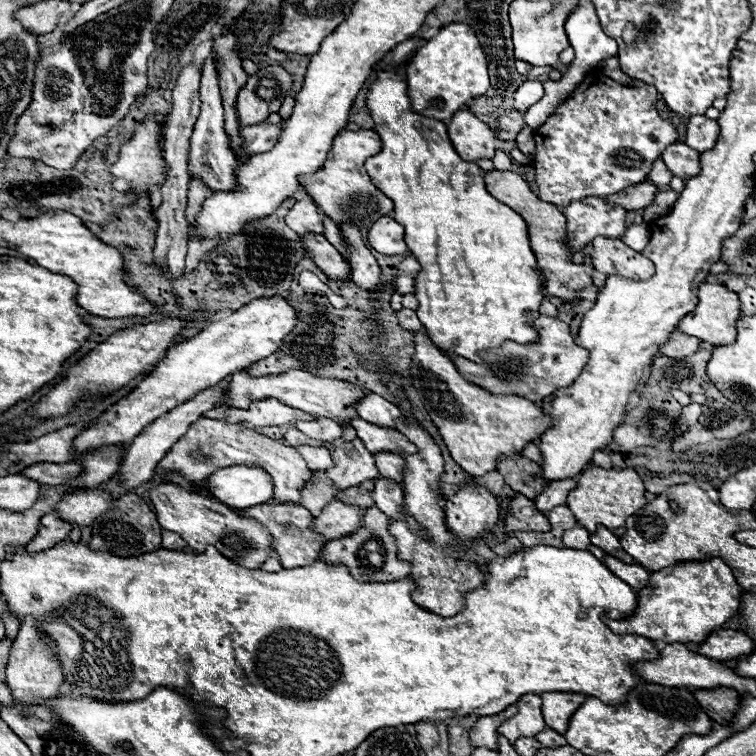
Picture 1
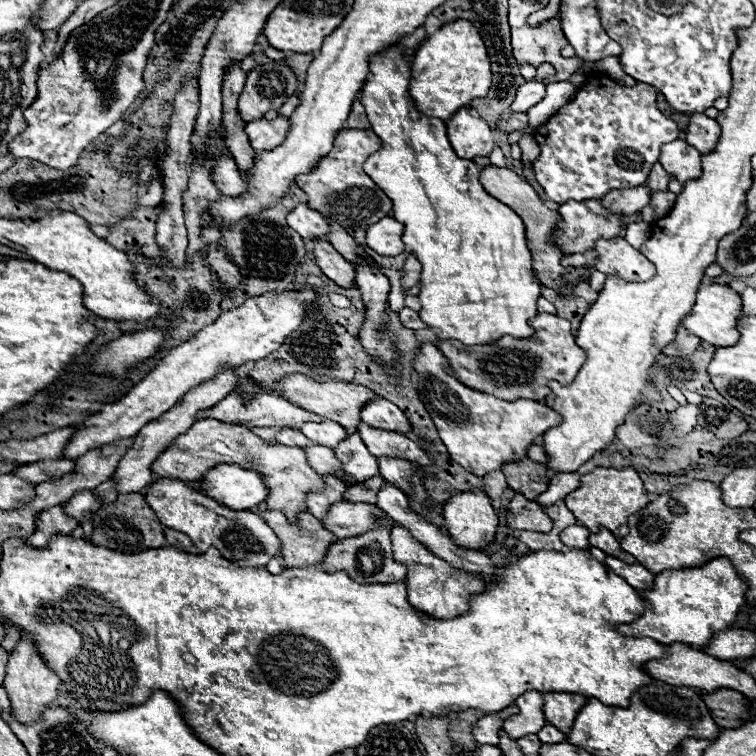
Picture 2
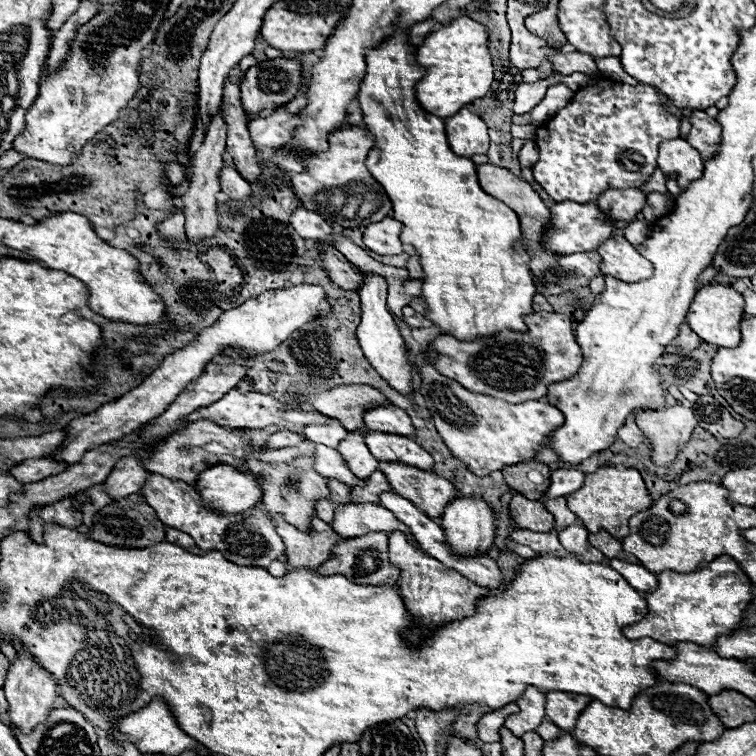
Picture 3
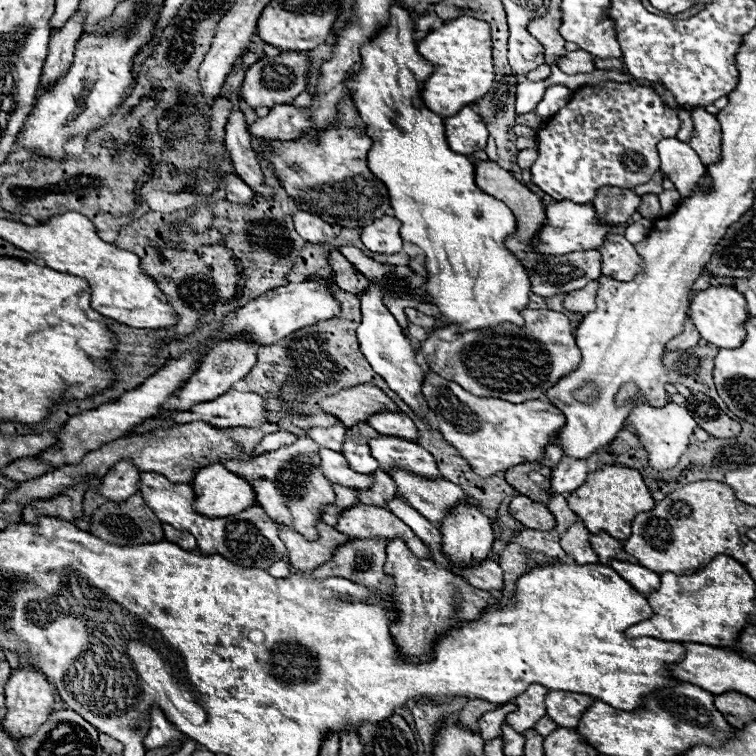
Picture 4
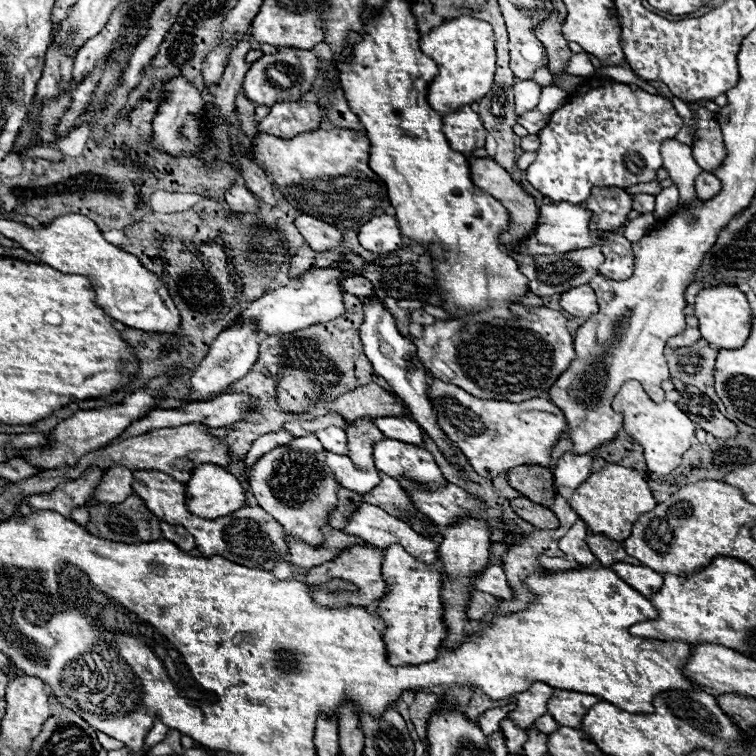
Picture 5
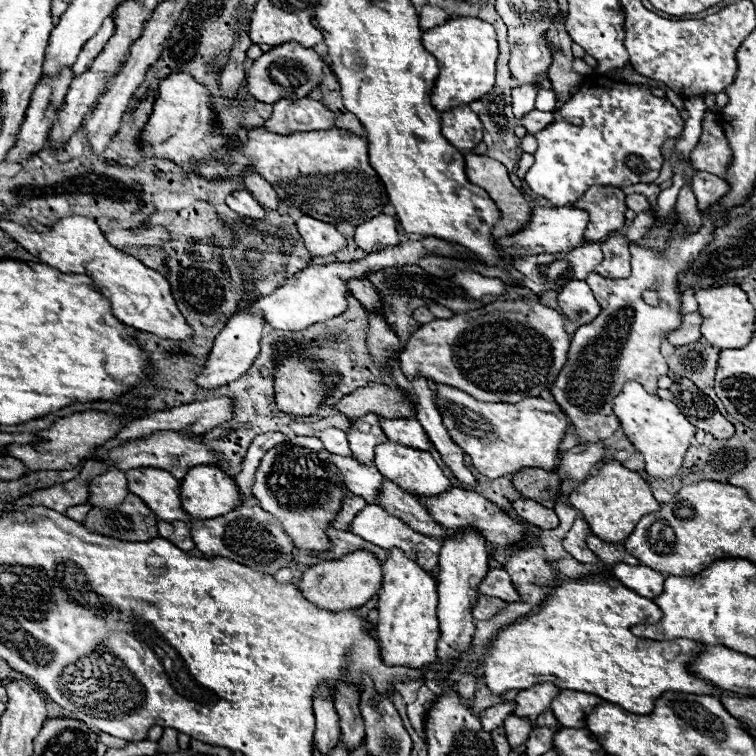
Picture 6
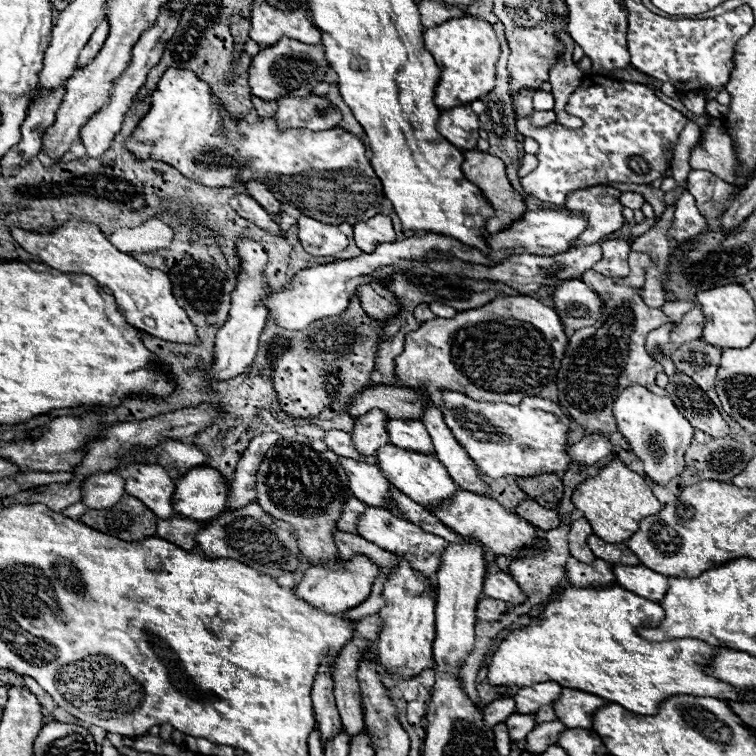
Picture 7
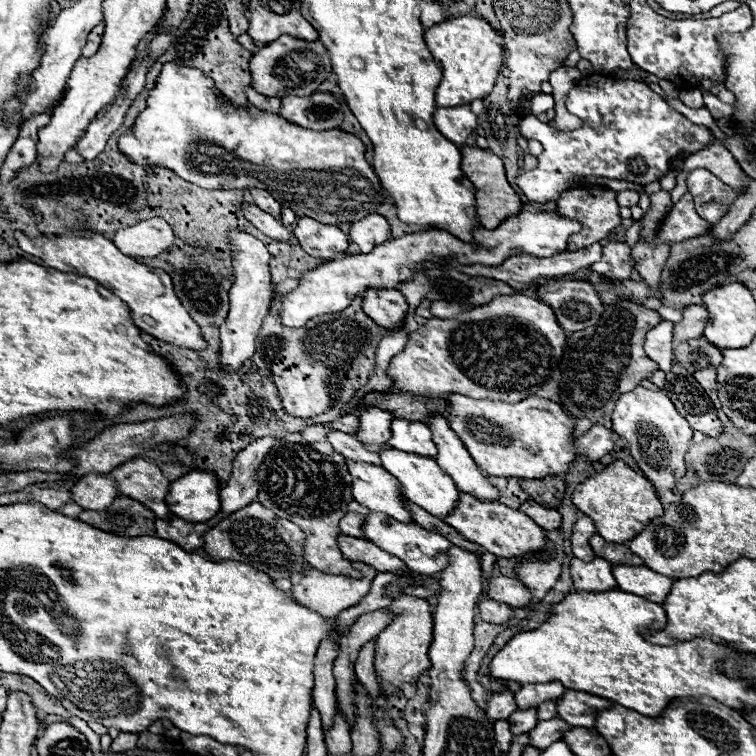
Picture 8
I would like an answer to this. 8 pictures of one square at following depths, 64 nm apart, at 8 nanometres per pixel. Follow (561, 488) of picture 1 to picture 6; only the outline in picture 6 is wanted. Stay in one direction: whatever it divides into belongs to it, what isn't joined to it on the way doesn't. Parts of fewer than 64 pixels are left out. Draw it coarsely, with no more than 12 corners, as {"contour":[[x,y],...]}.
{"contour":[[578,444],[562,454],[560,480],[586,480],[604,444]]}

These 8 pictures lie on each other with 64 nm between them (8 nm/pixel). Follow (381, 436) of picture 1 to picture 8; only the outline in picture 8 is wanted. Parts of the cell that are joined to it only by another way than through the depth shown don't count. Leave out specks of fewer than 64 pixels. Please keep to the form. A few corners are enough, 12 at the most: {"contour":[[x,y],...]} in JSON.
{"contour":[[380,450],[404,496],[444,518],[460,492],[434,458]]}

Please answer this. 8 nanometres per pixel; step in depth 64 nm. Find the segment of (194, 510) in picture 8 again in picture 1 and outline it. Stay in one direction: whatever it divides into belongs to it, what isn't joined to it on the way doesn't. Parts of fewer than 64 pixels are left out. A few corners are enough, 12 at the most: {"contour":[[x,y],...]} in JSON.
{"contour":[[228,466],[206,490],[240,510],[268,502],[274,484],[262,468]]}

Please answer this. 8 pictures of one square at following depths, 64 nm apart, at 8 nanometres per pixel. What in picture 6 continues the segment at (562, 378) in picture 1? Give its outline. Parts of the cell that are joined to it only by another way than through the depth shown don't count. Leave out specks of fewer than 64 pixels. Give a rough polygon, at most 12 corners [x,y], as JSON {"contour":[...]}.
{"contour":[[492,302],[416,330],[402,372],[482,402],[550,388],[554,308]]}

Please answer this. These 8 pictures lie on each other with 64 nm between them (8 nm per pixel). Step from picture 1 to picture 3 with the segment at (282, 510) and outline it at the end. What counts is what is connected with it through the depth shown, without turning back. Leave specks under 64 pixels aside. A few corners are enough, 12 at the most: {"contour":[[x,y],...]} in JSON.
{"contour":[[316,516],[310,532],[272,522],[290,568],[318,568],[342,536]]}

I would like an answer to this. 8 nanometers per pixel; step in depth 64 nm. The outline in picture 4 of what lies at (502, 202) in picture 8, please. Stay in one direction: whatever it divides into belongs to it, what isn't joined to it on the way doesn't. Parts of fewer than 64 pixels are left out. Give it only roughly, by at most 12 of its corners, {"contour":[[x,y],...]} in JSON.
{"contour":[[476,162],[476,184],[514,212],[510,250],[544,262],[532,250],[546,210],[534,192],[494,162]]}

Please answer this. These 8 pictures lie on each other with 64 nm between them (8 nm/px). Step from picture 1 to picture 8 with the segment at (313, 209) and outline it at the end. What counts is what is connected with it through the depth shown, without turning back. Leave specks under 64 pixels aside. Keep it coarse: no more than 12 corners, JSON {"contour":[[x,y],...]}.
{"contour":[[298,218],[294,234],[310,256],[340,258],[350,244],[338,226]]}

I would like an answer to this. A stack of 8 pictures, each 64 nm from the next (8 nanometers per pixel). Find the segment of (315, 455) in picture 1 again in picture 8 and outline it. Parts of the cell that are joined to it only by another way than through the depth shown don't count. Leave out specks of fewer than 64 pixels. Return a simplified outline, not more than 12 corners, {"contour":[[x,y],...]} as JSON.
{"contour":[[346,462],[354,500],[412,522],[400,486],[382,466]]}

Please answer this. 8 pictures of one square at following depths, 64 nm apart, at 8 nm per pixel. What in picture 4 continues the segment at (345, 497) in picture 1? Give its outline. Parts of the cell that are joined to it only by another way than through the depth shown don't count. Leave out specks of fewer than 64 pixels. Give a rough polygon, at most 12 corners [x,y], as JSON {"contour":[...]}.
{"contour":[[376,470],[374,484],[358,492],[358,502],[386,506],[398,496],[394,480]]}

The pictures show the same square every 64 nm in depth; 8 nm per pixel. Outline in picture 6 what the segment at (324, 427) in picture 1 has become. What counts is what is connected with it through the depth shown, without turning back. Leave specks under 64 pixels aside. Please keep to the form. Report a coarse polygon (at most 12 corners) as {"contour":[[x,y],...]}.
{"contour":[[338,428],[320,432],[320,440],[330,454],[352,456],[346,432]]}

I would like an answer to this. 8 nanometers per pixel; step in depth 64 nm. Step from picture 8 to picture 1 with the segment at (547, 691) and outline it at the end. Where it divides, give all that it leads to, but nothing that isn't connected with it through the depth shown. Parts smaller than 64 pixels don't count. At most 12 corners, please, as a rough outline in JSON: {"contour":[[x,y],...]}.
{"contour":[[524,694],[518,714],[498,728],[510,744],[546,728],[542,700]]}

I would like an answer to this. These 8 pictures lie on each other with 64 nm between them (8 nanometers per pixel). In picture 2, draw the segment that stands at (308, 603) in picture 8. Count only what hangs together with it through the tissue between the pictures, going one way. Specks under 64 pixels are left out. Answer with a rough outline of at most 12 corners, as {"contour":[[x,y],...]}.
{"contour":[[382,526],[334,542],[326,572],[344,570],[358,584],[406,578]]}

